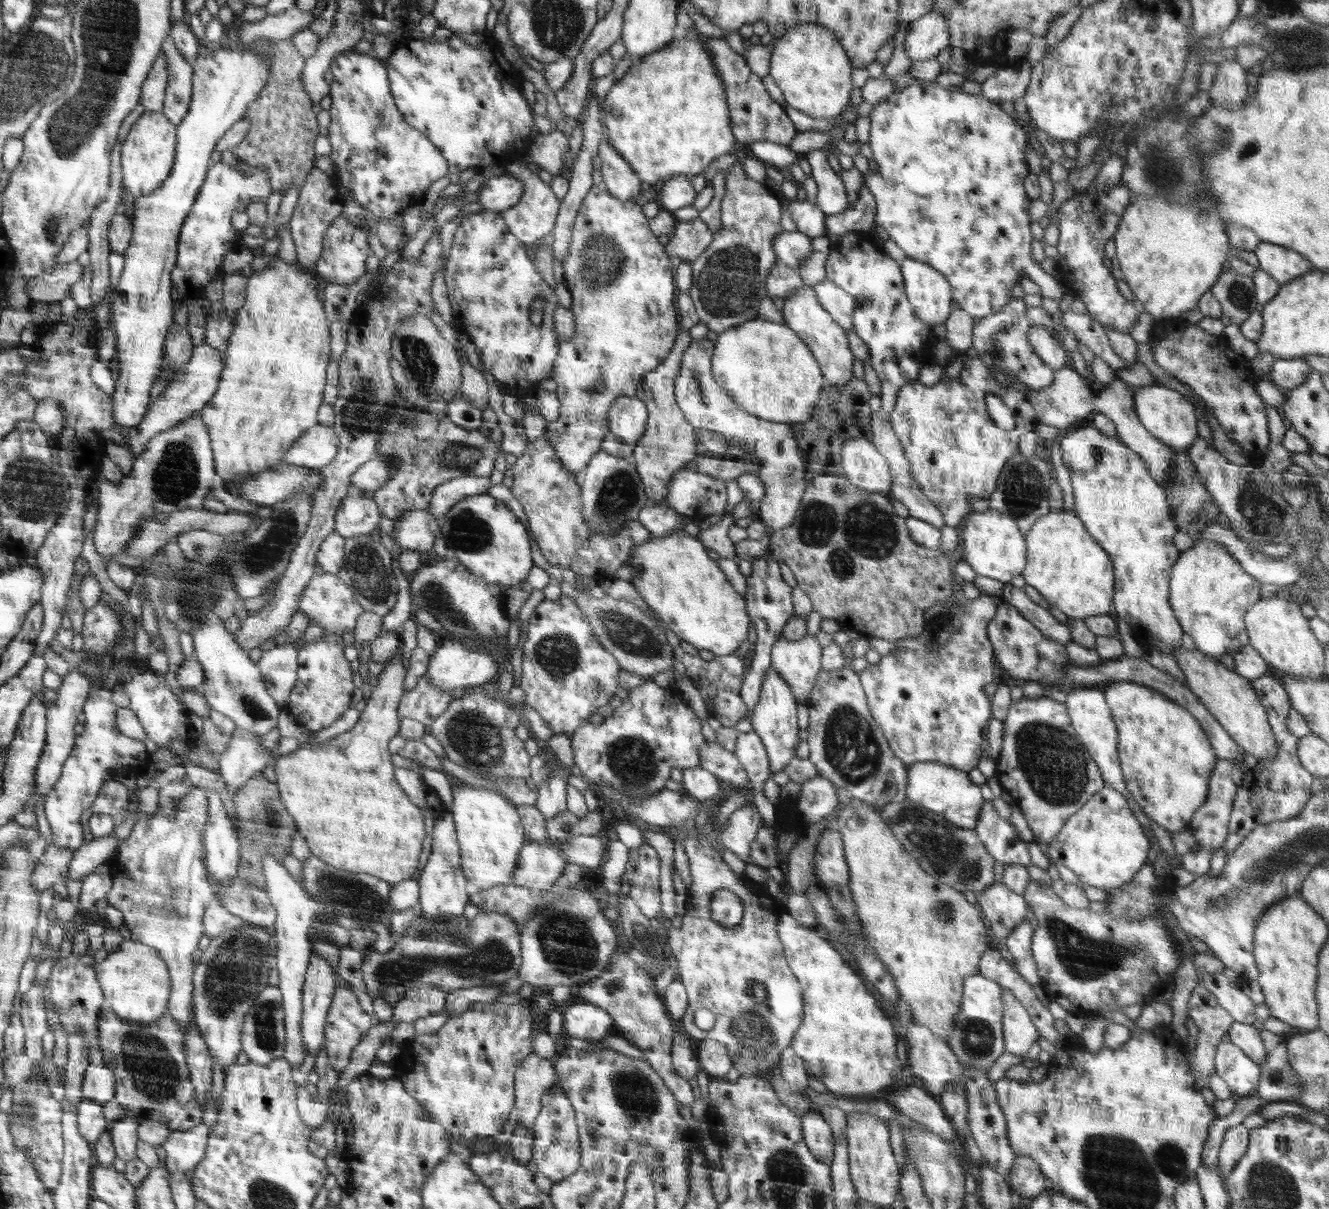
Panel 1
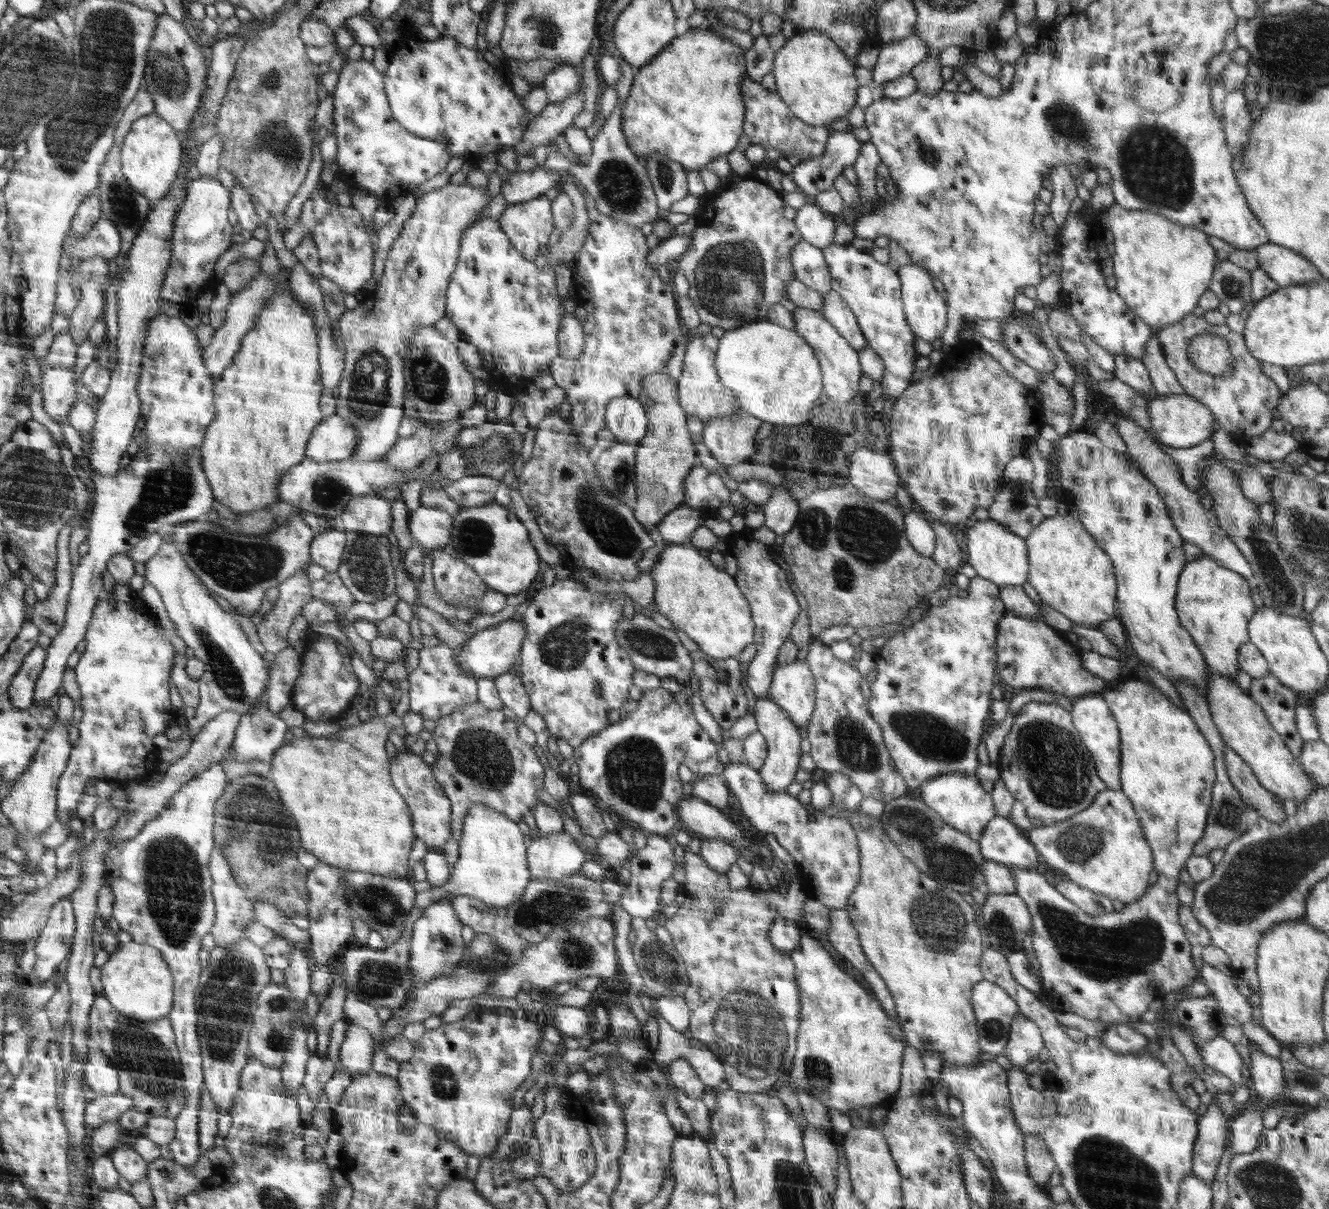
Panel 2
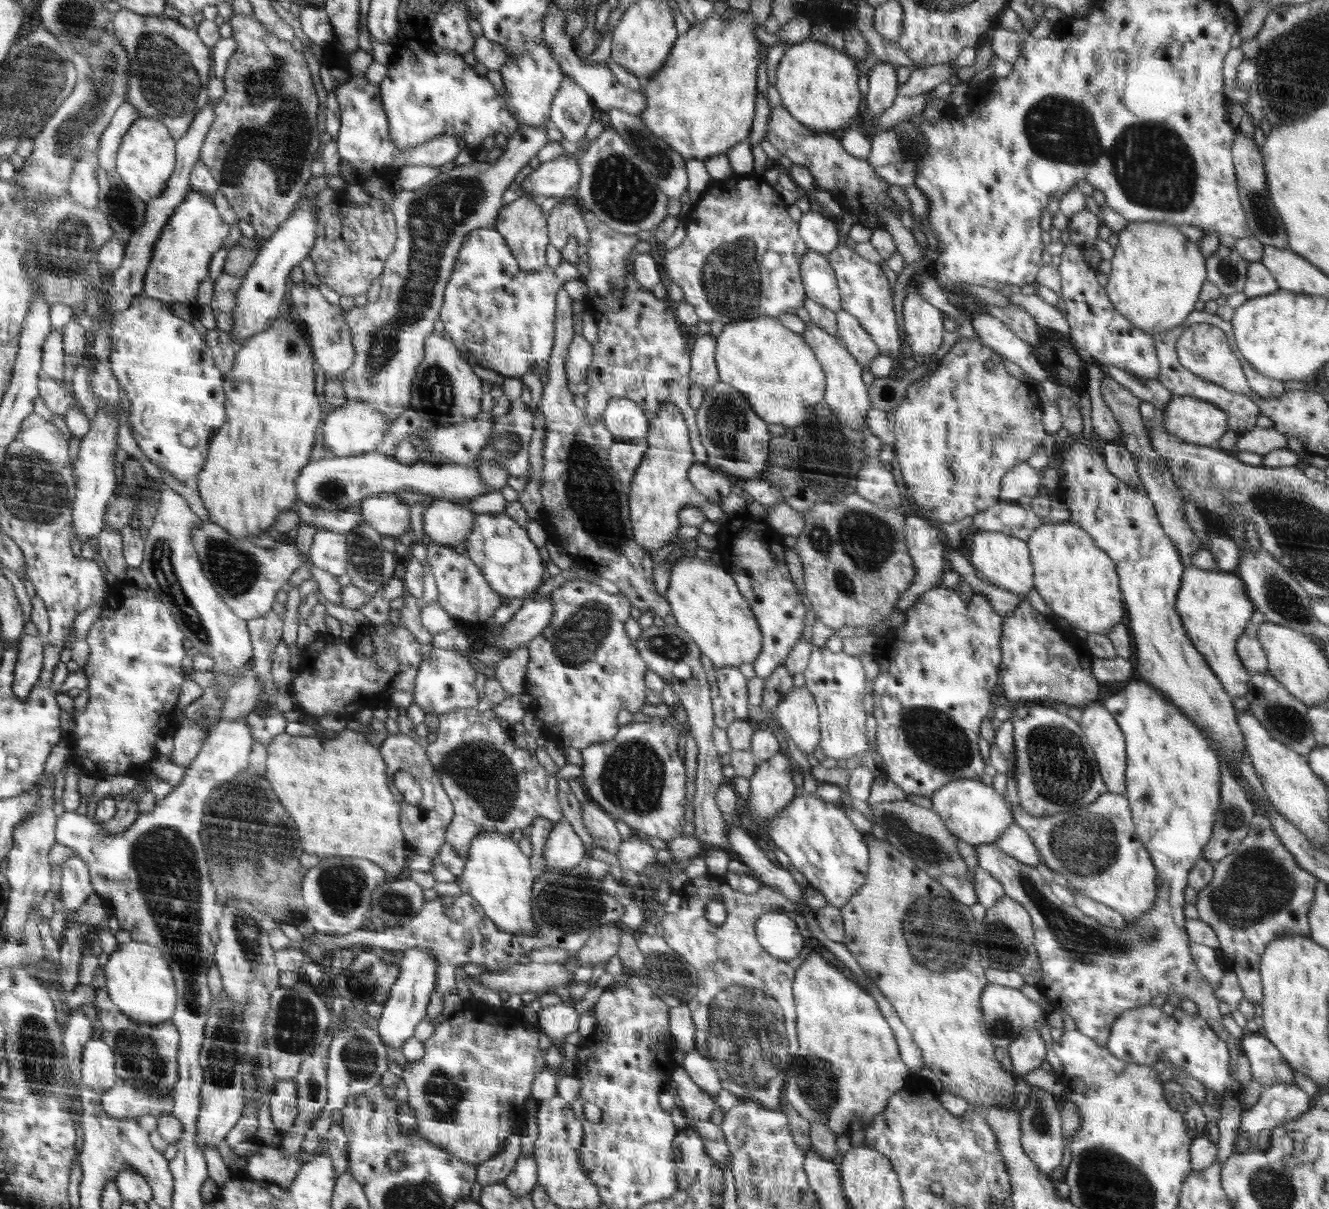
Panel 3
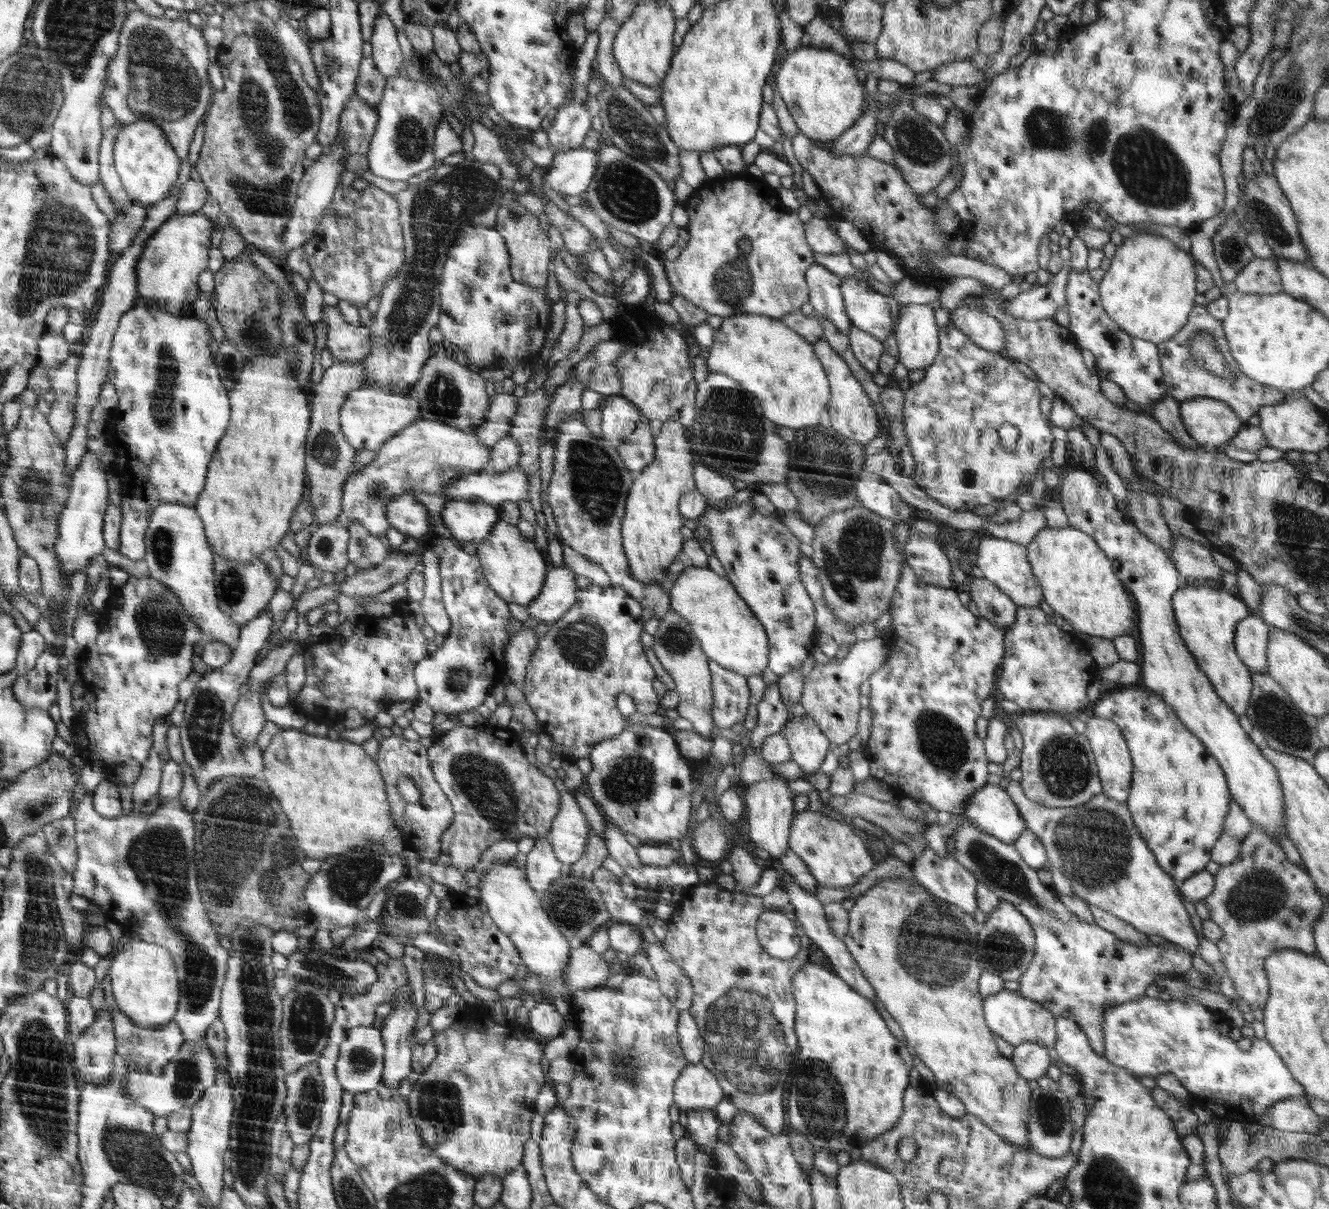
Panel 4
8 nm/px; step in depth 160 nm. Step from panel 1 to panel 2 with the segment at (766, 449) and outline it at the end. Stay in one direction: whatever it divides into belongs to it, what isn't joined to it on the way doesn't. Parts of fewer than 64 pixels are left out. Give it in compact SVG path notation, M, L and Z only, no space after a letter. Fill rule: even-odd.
M697 334L692 342L689 342L685 366L679 381L680 402L683 409L689 416L697 416L705 425L714 417L731 417L739 407L737 398L733 392L724 386L719 379L716 367L715 356L719 345L719 338L712 335ZM778 487L773 488L772 497L761 509L765 516L764 526L776 535L786 535L798 519L799 502L788 487Z

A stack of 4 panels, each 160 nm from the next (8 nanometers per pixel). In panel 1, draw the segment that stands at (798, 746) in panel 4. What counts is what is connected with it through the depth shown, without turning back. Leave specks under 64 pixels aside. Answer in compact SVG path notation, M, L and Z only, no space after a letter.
M780 634L771 650L771 666L791 688L798 704L806 704L821 671L822 647L816 636L808 636L790 642Z

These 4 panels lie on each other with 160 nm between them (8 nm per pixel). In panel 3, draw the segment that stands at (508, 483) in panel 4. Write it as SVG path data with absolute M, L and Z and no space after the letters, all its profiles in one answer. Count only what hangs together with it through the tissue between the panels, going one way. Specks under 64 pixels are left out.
M380 450L350 455L347 457L327 456L322 460L311 460L296 480L296 494L308 507L318 510L344 512L360 504L364 499L378 494L422 492L435 500L458 502L460 505L486 495L486 483L479 477L476 466L444 462L442 465L416 462L404 465L395 457Z

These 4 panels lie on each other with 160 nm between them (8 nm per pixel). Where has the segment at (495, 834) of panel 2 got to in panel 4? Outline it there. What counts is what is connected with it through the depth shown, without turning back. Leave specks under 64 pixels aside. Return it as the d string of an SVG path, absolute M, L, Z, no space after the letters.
M513 858L505 864L494 865L486 875L479 877L480 899L483 900L486 911L498 928L511 938L528 972L538 975L540 983L544 983L542 993L548 998L566 1000L569 990L562 978L562 971L569 964L572 952L570 940L552 922L545 908L540 906L541 900L538 900L537 892L527 881L525 872L516 868L516 861Z

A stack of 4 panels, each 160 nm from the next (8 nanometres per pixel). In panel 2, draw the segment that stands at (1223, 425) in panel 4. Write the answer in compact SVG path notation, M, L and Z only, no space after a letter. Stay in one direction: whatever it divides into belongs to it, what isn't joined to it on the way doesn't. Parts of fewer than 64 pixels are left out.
M1188 395L1148 397L1148 414L1159 442L1172 448L1190 448L1209 439L1214 432L1215 416L1198 399Z

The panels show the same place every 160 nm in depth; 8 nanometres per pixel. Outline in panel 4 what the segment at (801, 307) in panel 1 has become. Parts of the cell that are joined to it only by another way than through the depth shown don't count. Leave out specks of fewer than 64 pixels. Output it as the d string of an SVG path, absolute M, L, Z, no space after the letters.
M824 339L817 340L812 344L818 360L822 363L824 372L829 380L831 399L827 404L825 416L828 417L830 426L843 434L846 438L851 438L859 444L868 444L874 440L879 433L879 420L876 410L872 406L872 401L864 392L862 386L854 376L846 361L826 342Z

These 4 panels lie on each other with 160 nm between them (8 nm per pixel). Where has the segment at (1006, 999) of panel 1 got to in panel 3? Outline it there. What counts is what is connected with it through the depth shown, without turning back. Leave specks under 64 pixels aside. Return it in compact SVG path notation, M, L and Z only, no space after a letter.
M1024 1029L1007 1048L1013 1064L1013 1072L1024 1076L1040 1068L1046 1057L1046 1042L1036 1029Z

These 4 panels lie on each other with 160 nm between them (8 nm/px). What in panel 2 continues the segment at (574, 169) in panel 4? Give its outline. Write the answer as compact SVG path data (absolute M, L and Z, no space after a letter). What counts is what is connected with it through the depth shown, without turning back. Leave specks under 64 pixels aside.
M537 166L532 172L515 172L502 183L501 195L509 205L523 203L542 196L557 186L560 188L563 173L553 173Z

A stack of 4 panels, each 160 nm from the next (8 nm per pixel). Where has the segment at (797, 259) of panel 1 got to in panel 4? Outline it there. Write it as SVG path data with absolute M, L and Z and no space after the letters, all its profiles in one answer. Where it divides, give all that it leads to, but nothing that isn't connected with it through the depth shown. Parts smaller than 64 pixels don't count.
M814 261L805 272L805 281L809 290L808 302L814 311L834 323L840 332L848 334L851 320L840 290L842 279Z

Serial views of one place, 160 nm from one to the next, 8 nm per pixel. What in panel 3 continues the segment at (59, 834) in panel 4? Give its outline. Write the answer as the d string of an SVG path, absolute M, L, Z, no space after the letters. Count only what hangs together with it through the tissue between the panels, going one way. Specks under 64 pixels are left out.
M76 854L61 865L61 900L65 912L75 911L93 893L86 863Z

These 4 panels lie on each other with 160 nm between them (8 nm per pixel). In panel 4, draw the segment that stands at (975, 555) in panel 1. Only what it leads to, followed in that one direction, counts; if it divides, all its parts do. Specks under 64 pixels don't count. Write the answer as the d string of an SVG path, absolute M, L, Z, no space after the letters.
M995 537L984 538L978 548L977 567L982 571L984 579L996 585L1018 606L1039 606L1043 600L1042 587L1038 584L1027 560L1026 545Z

